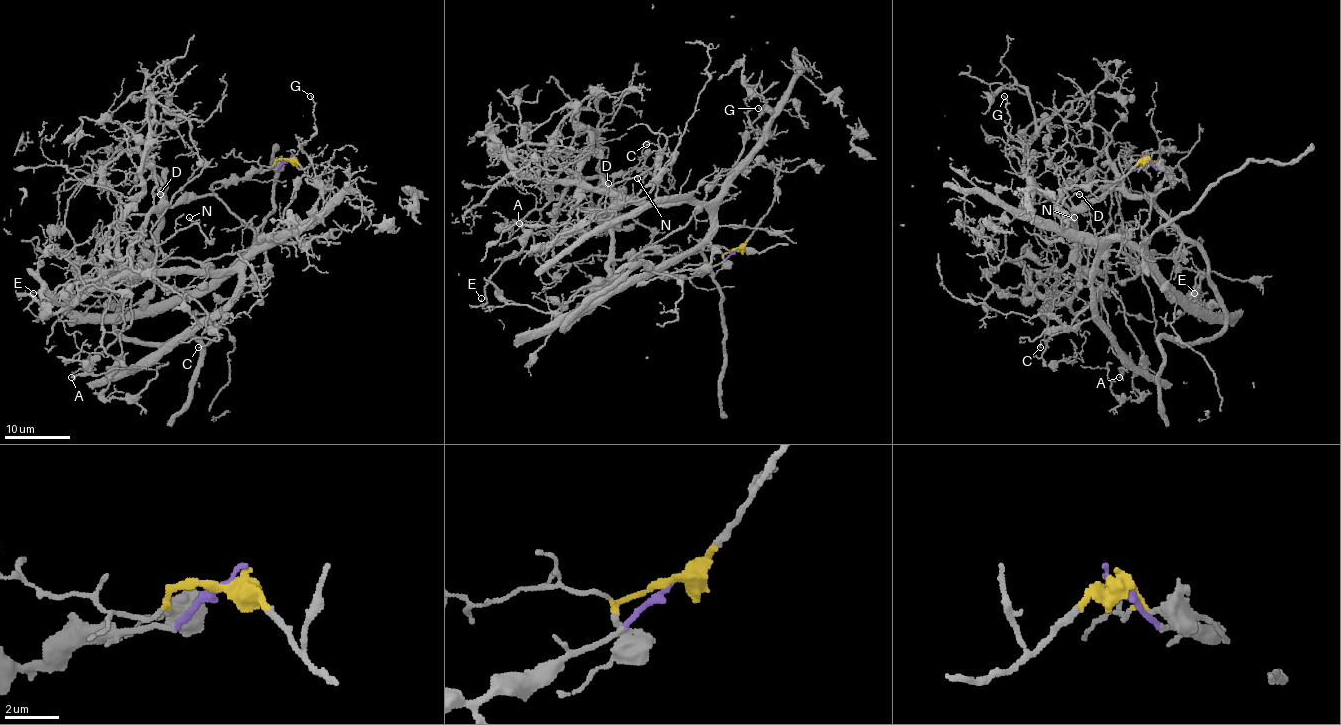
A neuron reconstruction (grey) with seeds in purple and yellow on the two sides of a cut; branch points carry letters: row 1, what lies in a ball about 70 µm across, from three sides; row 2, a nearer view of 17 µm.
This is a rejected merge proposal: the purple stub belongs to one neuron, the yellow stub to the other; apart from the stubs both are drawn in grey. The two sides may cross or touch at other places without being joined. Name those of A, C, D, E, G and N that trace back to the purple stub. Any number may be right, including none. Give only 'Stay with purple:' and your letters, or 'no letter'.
Stay with purple: D, E

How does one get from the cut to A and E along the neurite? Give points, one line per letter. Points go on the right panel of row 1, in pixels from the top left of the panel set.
A: (1145, 159), (1119, 179), (1067, 187), (1059, 200), (1064, 229), (1098, 251), (1093, 308), (1127, 368), (1119, 378)
E: (1145, 159), (1173, 179), (1152, 202), (1204, 255), (1219, 303), (1207, 306), (1206, 291), (1194, 293)

